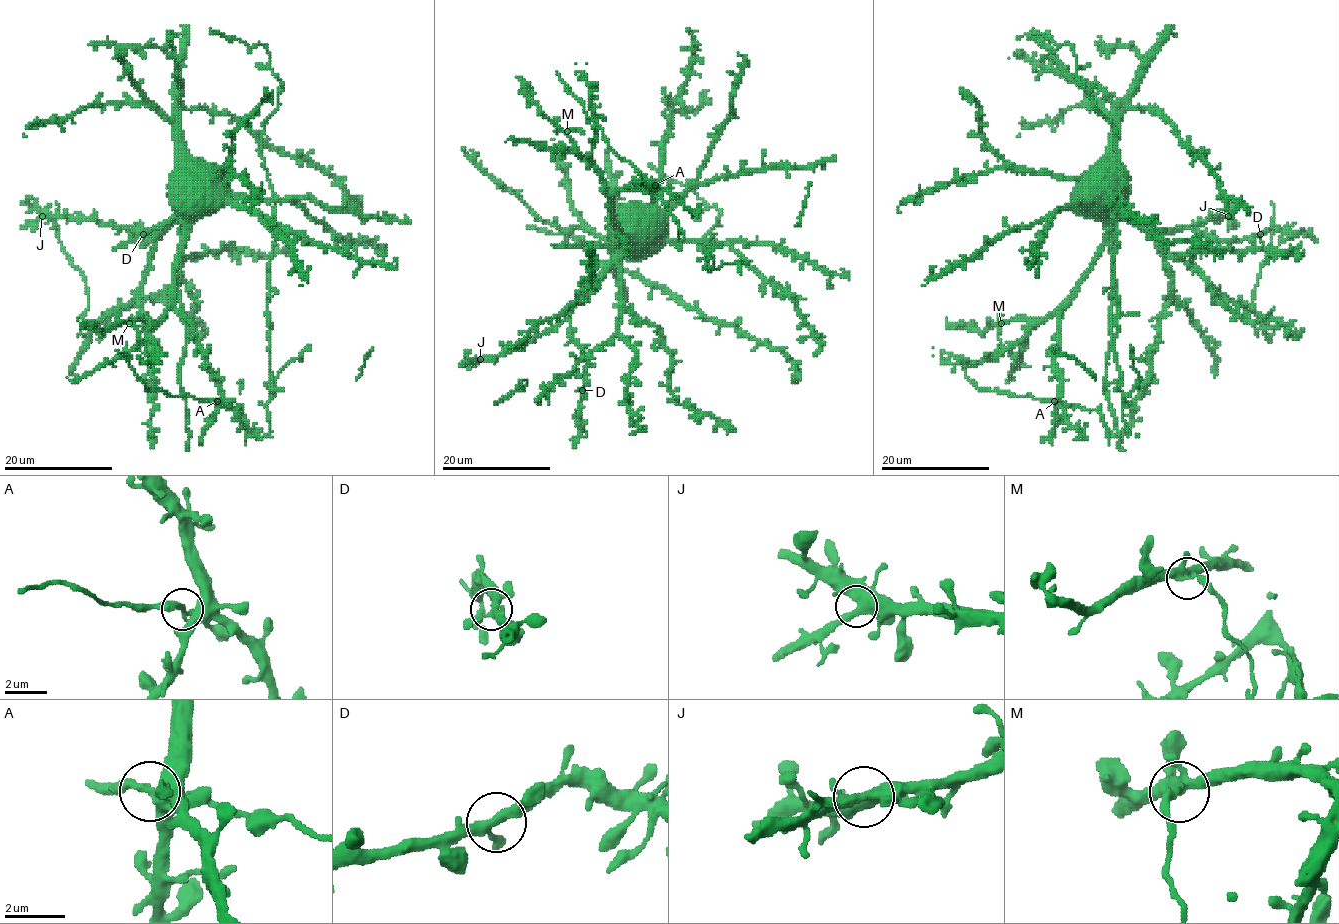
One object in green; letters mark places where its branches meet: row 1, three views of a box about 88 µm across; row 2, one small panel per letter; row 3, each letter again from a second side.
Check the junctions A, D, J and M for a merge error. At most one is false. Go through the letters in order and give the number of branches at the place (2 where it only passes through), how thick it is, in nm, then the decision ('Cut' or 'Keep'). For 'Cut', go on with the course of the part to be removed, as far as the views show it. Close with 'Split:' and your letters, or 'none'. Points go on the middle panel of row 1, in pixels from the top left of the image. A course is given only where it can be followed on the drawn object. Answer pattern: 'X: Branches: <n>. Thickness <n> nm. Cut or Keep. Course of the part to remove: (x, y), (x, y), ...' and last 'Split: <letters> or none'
A: Branches: 4. Thickness 200 nm. Keep
D: Branches: 3. Thickness 280 nm. Keep
J: Branches: 4. Thickness 440 nm. Keep
M: Branches: 4. Thickness 260 nm. Cut. Course of the part to remove: (567, 132), (576, 129), (583, 133)
Split: M

